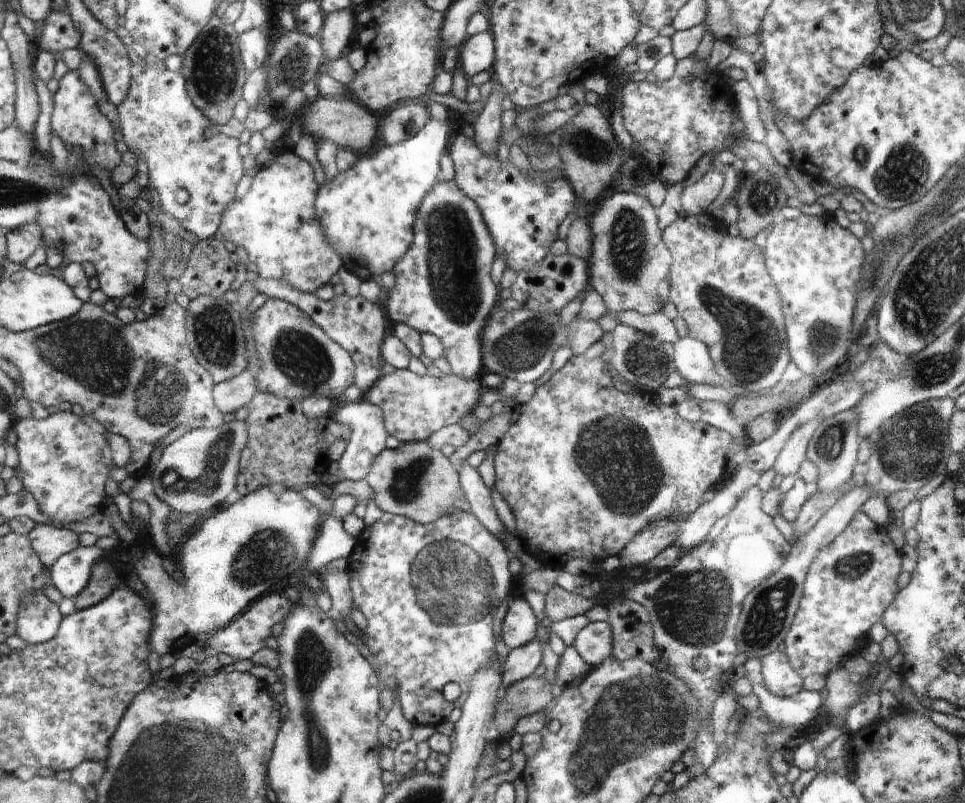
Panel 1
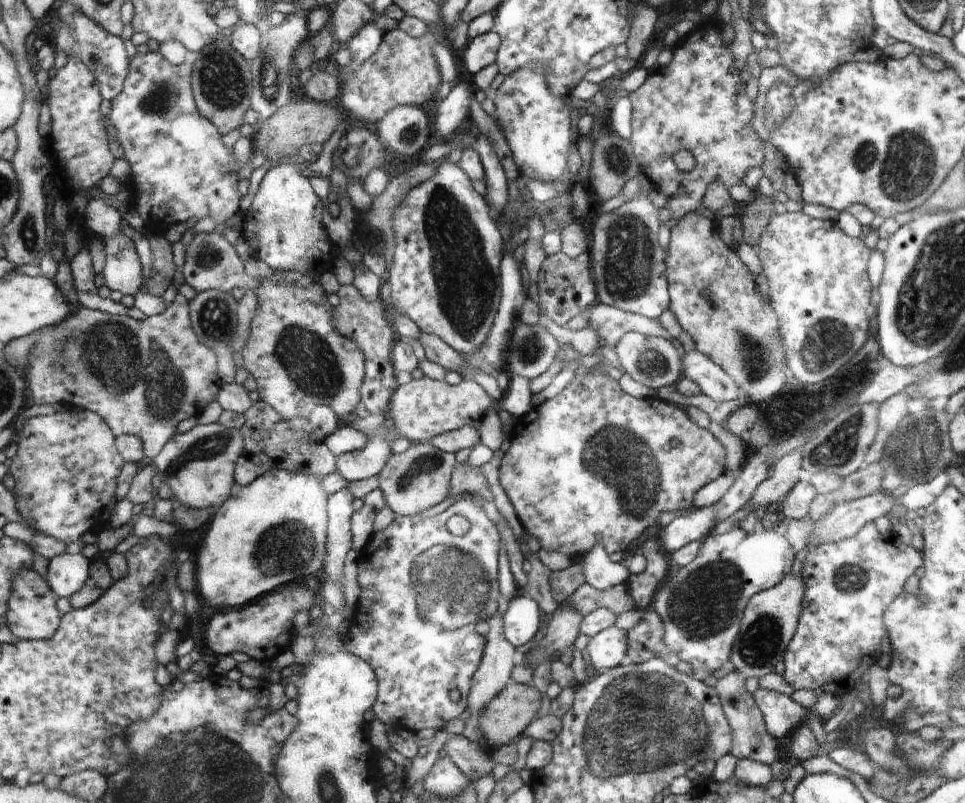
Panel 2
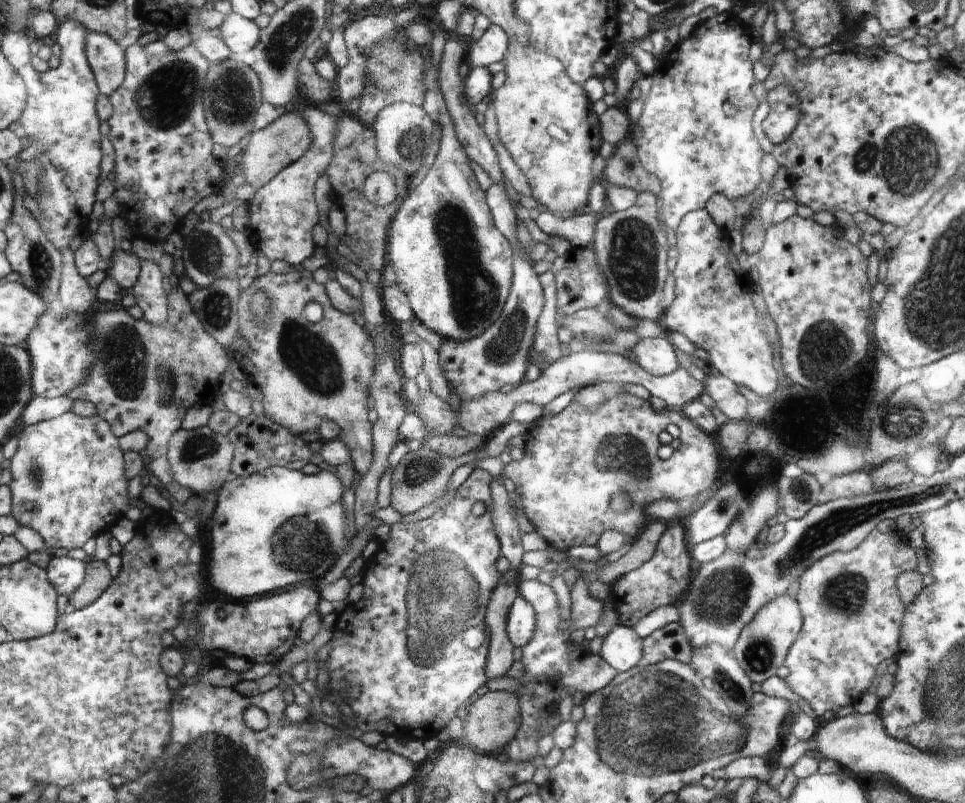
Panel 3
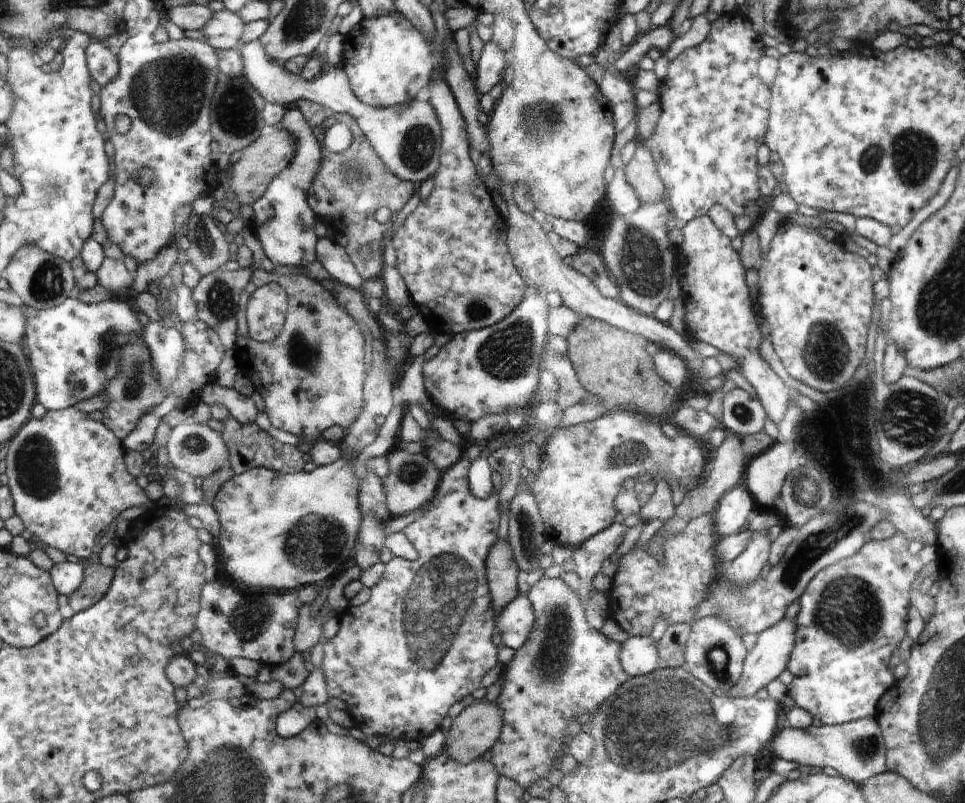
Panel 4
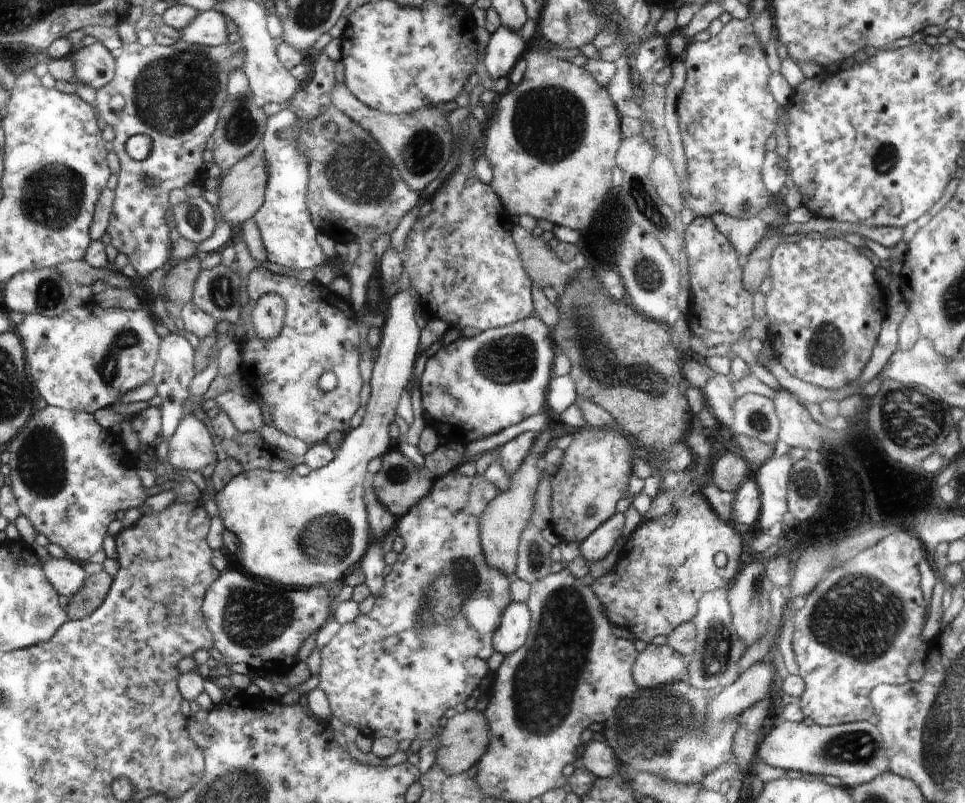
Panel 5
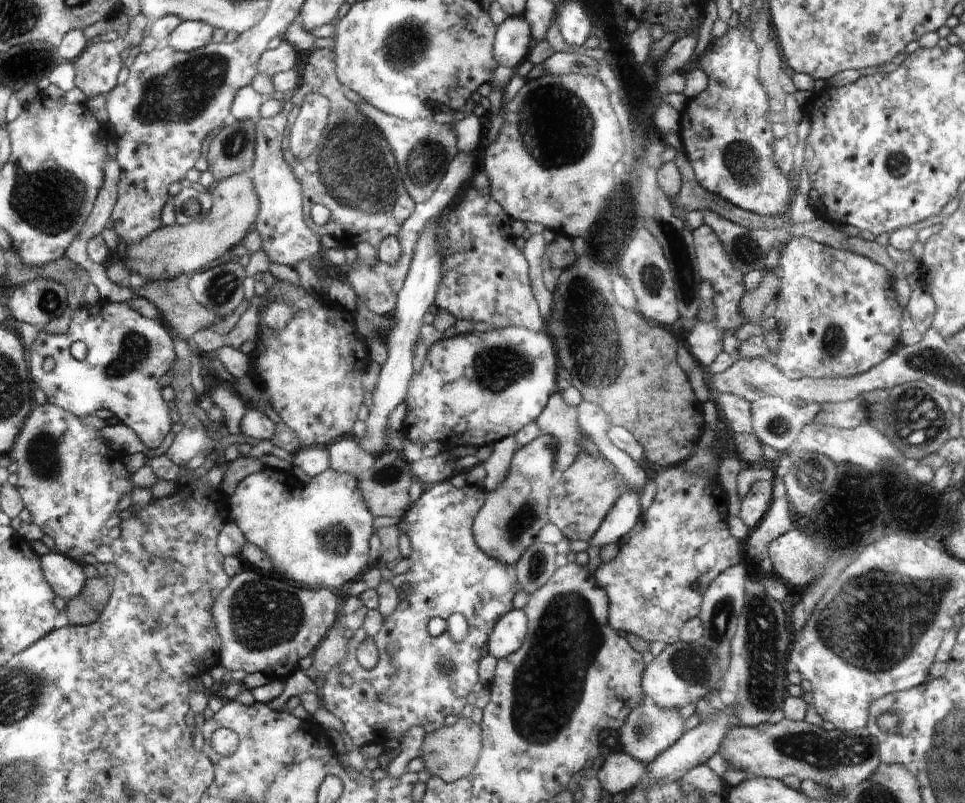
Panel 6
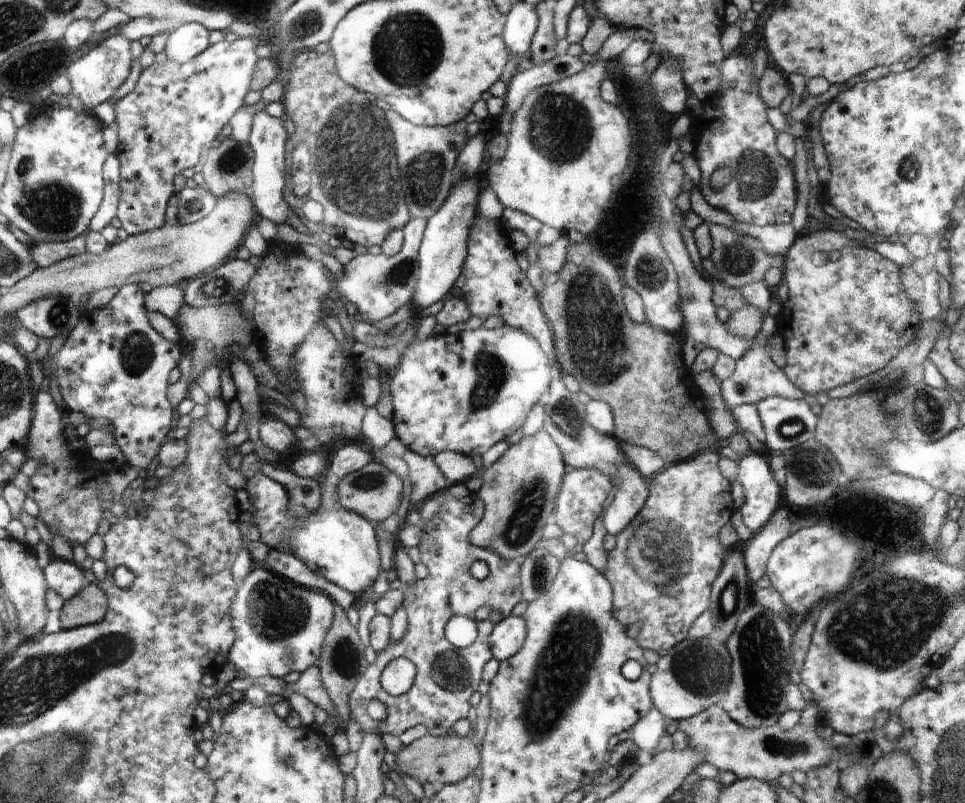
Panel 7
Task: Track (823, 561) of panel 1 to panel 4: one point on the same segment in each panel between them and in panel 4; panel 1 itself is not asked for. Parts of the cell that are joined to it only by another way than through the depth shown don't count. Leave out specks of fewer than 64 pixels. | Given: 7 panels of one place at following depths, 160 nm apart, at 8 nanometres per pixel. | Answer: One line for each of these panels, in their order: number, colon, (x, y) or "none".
2: (849, 584)
3: (852, 614)
4: (854, 615)

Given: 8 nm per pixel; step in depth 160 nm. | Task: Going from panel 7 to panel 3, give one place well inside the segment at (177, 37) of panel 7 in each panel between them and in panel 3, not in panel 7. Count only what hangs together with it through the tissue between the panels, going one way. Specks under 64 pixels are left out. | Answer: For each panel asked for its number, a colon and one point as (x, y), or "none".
3: (241, 34)
4: (225, 28)
5: (209, 28)
6: (189, 35)

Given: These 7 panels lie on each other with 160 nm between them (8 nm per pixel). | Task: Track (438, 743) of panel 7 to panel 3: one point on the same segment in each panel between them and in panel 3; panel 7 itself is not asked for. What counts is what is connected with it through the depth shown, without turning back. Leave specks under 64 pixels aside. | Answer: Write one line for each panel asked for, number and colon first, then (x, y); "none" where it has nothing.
3: (493, 719)
4: (475, 730)
5: (465, 738)
6: (450, 753)

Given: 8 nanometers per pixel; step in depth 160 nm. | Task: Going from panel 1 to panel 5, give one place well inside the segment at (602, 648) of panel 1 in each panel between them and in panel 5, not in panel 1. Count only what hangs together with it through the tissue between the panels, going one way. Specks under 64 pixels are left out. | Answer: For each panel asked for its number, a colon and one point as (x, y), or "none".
2: (607, 649)
3: (622, 648)
4: (641, 656)
5: (657, 665)

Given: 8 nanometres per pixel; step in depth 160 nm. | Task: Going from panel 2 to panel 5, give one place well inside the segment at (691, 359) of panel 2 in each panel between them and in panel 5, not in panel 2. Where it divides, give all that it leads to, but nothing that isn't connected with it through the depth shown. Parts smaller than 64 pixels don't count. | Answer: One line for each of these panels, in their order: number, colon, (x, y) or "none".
3: (724, 392)
4: (743, 415)
5: (755, 416)

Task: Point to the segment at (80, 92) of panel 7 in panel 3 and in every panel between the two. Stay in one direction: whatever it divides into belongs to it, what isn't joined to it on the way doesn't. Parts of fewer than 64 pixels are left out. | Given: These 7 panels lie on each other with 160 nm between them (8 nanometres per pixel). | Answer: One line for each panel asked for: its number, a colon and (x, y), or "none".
3: (109, 62)
4: (104, 65)
5: (94, 65)
6: (97, 67)

